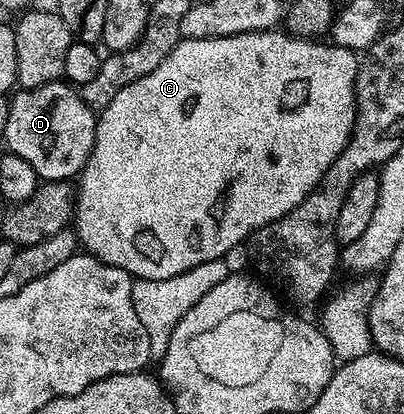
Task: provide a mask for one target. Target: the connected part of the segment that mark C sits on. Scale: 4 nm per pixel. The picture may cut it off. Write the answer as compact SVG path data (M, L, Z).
M280 31L247 32L209 40L181 39L174 50L162 58L162 66L150 70L146 78L130 82L130 86L122 86L122 90L114 94L110 106L99 109L92 153L84 163L84 171L78 176L74 217L76 239L87 255L97 256L110 266L118 266L138 280L174 278L174 274L194 270L194 266L202 266L202 262L223 260L232 246L245 243L256 229L290 214L290 210L294 210L294 206L298 206L318 186L334 158L342 154L346 142L352 136L352 127L356 121L358 56L351 48L336 52L337 44L316 44L320 42L295 34L287 36Z

